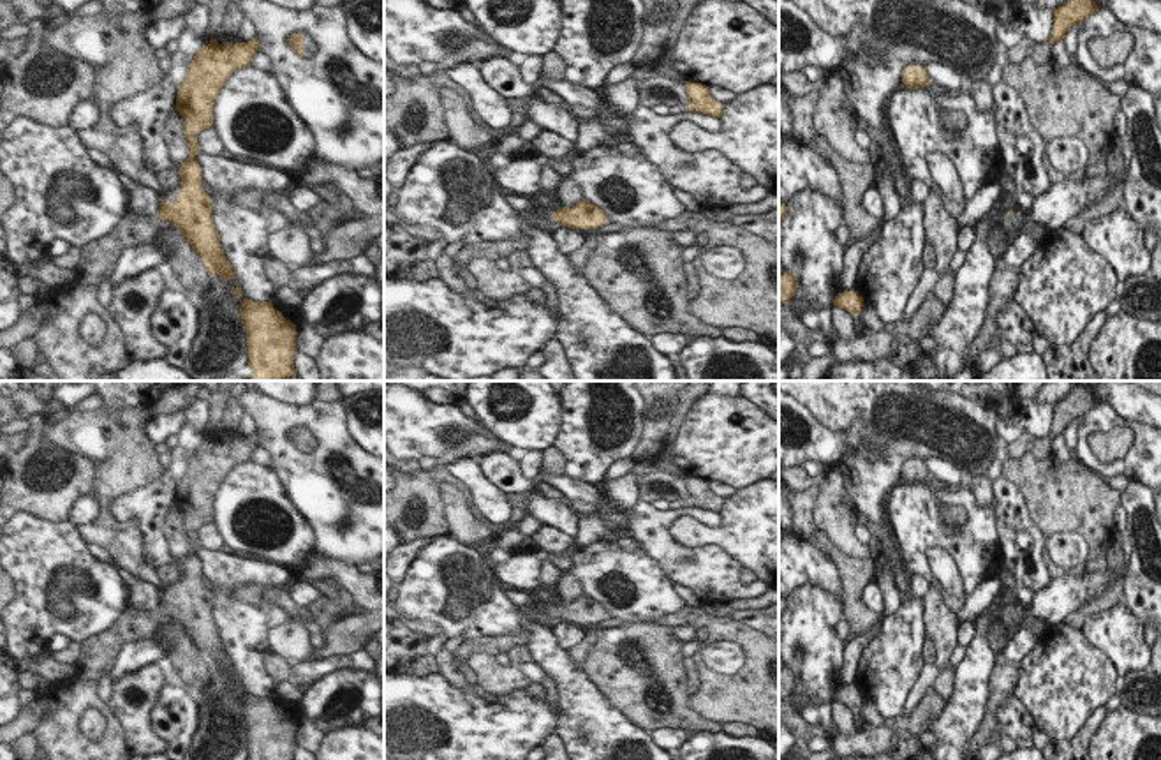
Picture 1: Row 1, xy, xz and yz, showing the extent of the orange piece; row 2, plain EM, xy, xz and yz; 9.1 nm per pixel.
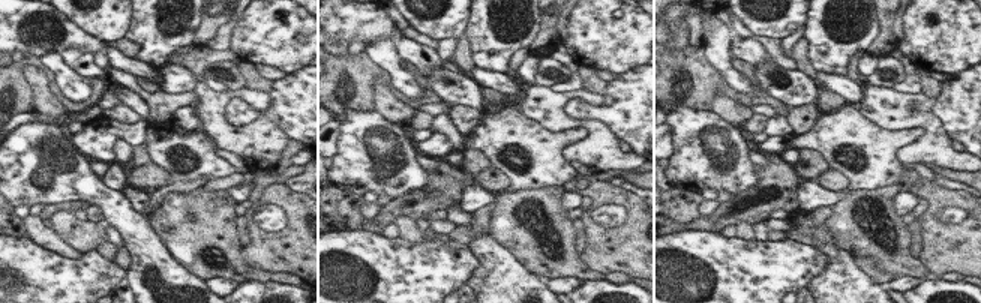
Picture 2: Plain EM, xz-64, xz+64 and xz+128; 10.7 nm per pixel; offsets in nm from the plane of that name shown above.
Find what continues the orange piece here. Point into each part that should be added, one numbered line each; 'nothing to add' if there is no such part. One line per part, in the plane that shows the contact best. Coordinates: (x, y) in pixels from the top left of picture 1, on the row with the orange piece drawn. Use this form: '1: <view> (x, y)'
1: xz (529, 216).

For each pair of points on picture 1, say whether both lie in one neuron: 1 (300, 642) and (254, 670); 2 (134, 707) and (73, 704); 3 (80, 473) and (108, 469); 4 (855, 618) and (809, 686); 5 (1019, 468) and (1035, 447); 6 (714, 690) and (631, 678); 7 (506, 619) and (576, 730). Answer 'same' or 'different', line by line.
1: different
2: different
3: different
4: different
5: different
6: different
7: same

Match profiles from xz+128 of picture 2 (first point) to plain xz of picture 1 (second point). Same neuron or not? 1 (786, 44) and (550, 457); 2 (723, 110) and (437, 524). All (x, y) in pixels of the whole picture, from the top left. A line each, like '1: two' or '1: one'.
1: two
2: two

